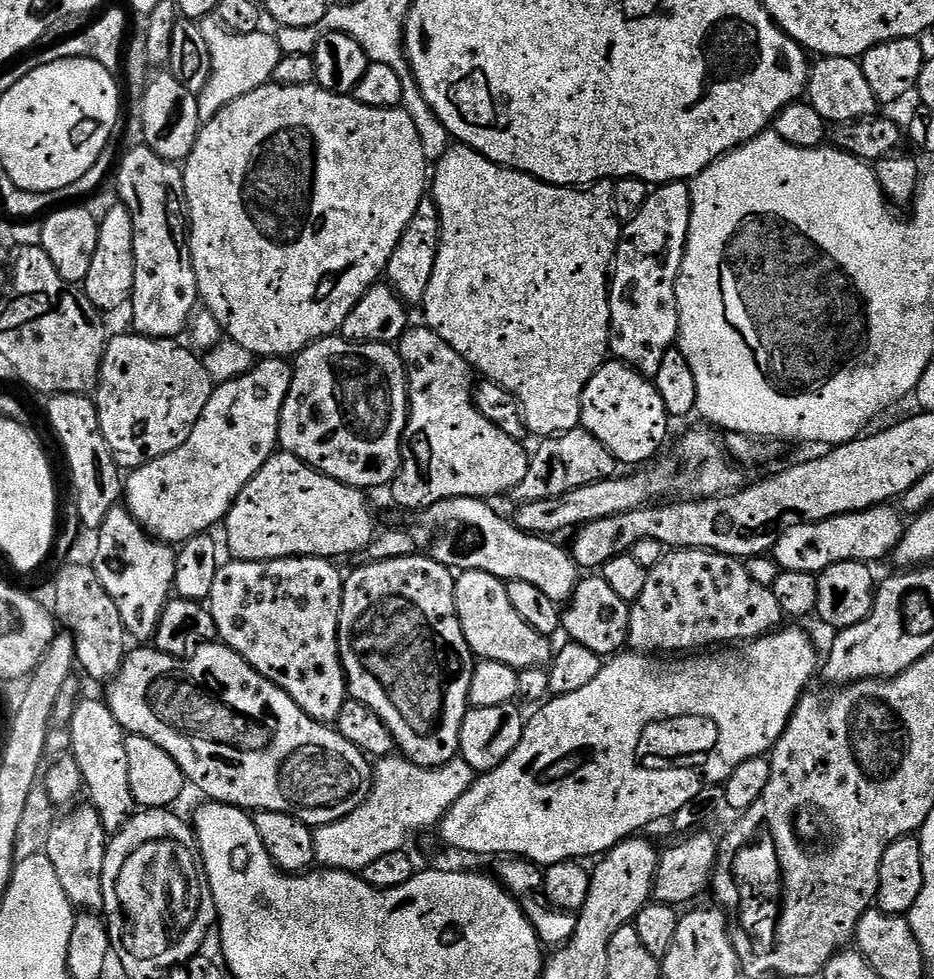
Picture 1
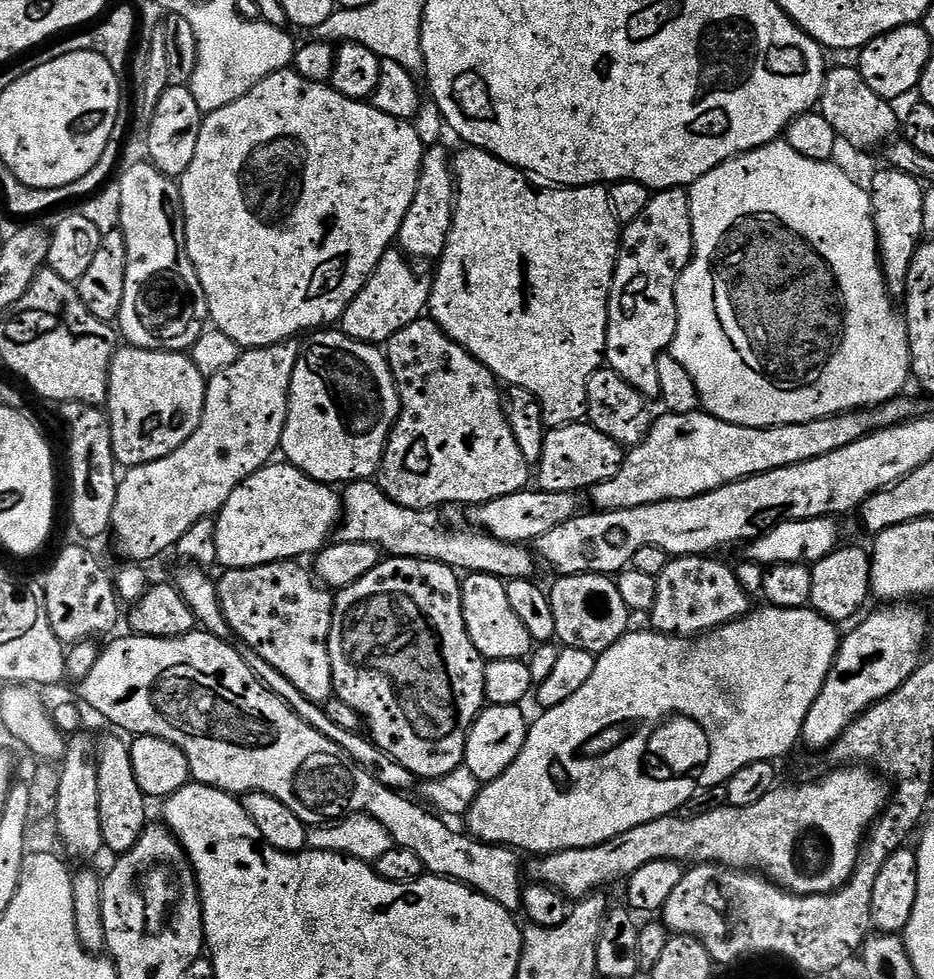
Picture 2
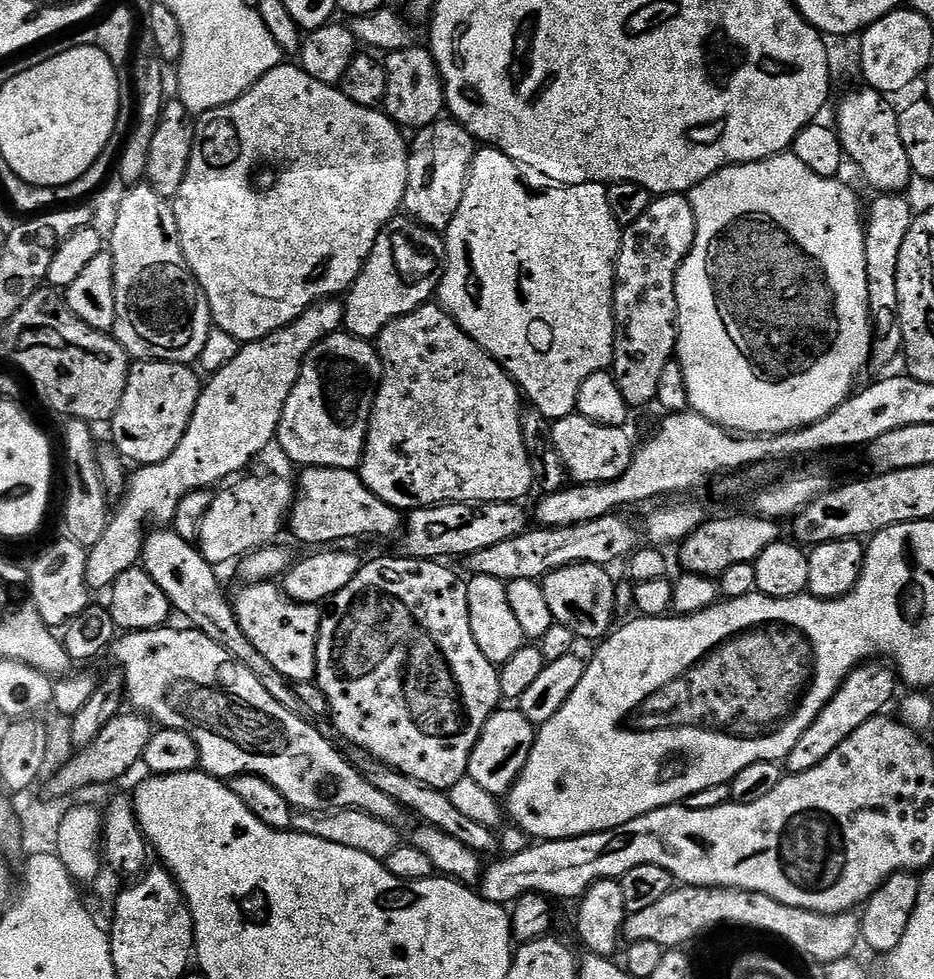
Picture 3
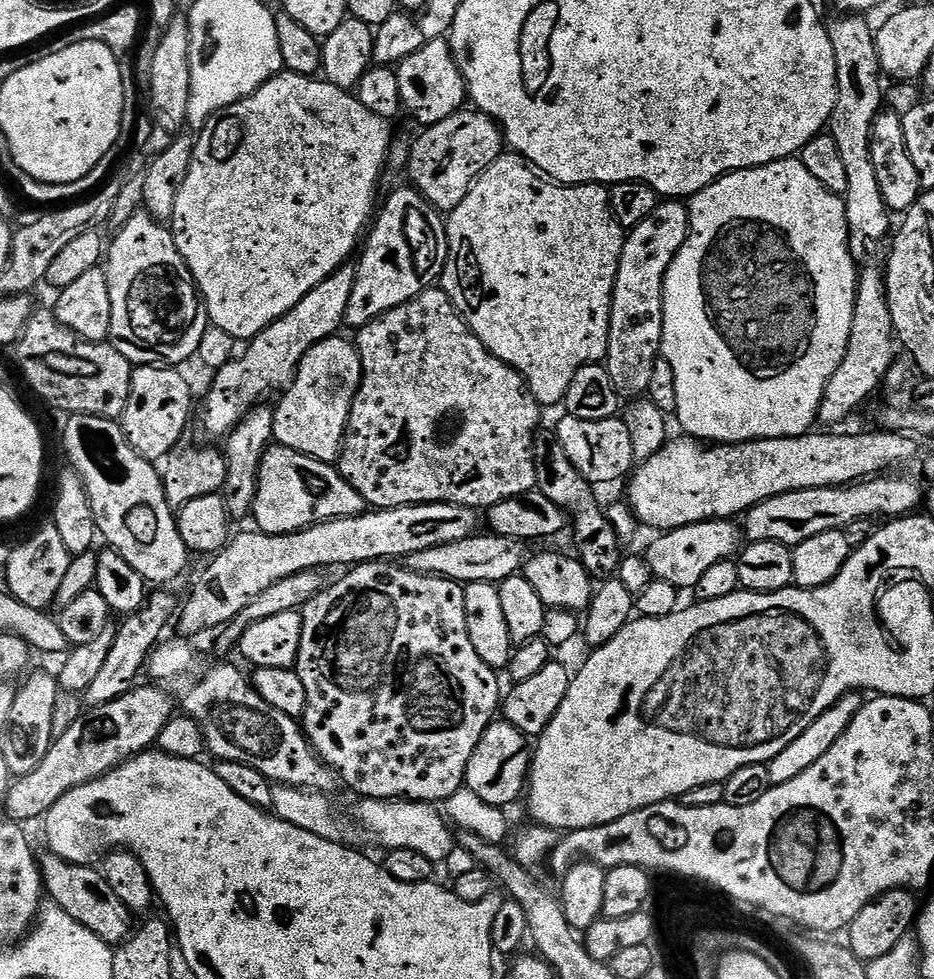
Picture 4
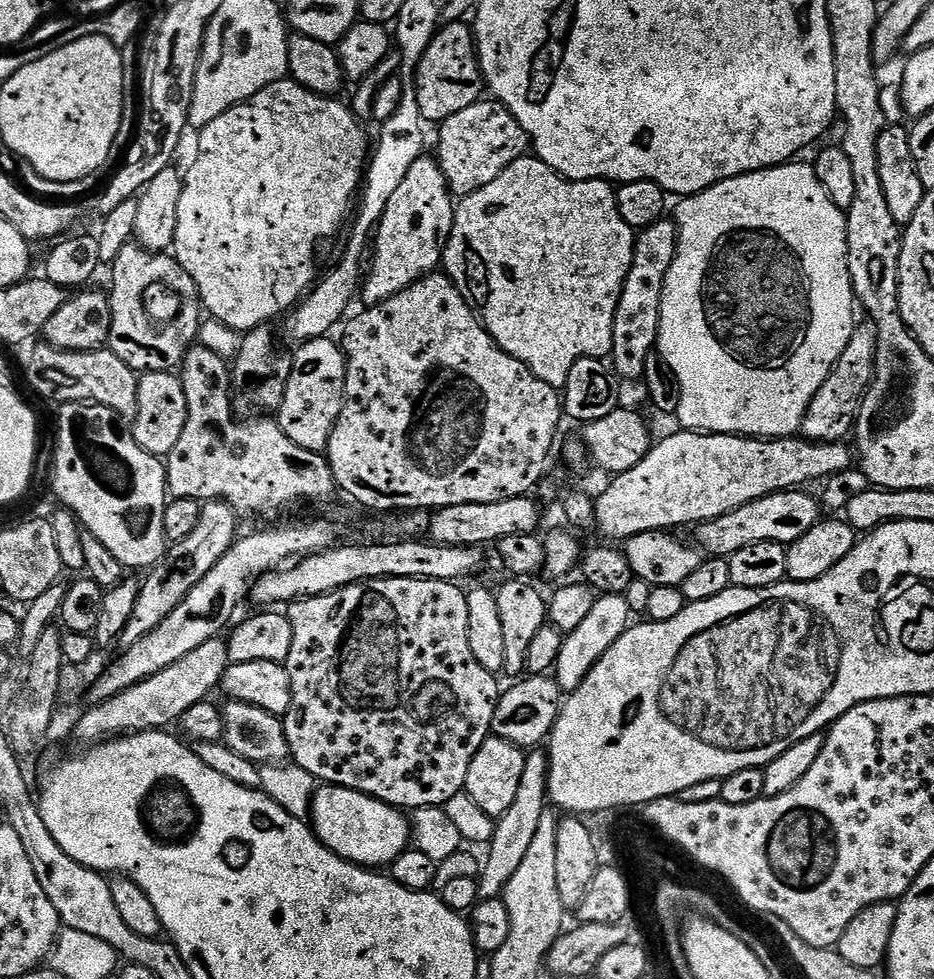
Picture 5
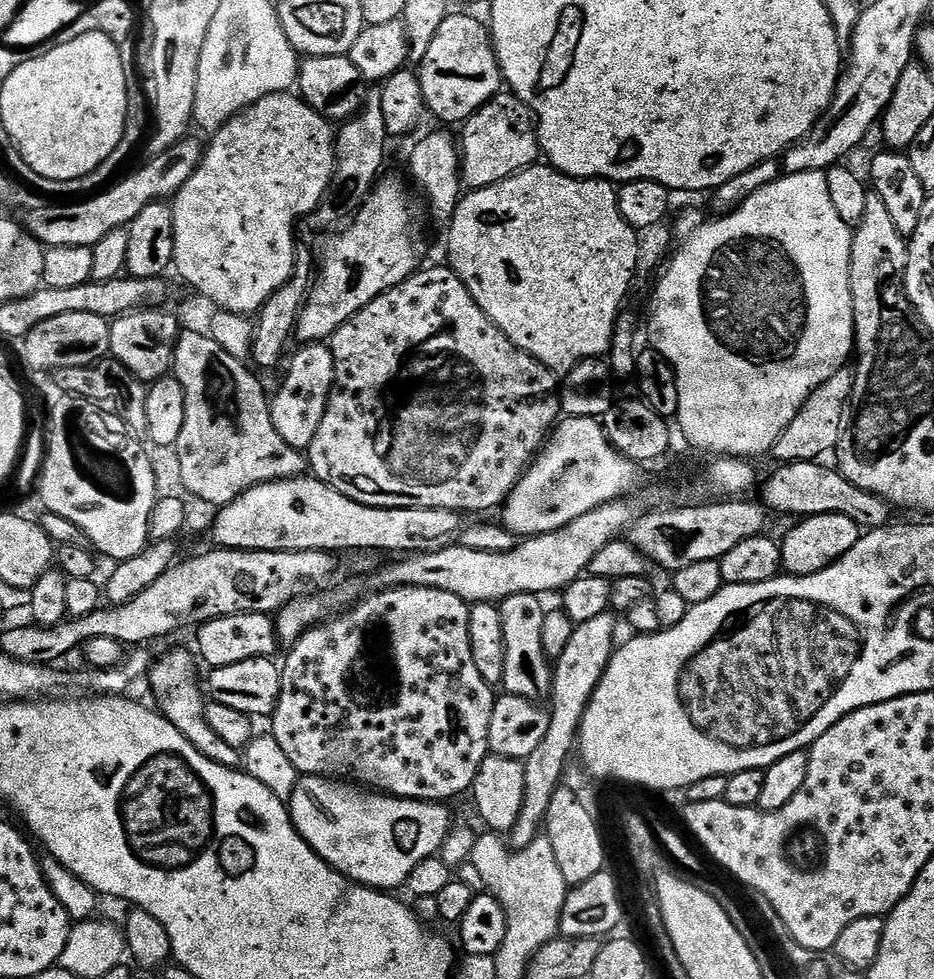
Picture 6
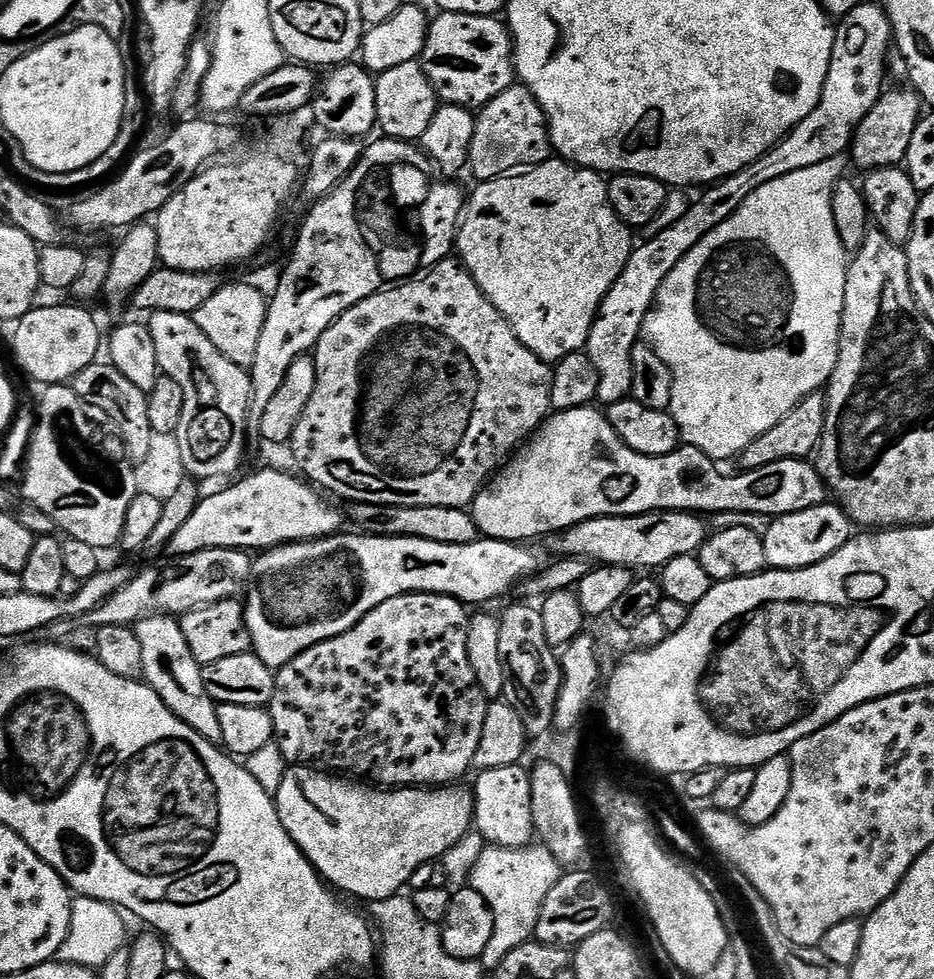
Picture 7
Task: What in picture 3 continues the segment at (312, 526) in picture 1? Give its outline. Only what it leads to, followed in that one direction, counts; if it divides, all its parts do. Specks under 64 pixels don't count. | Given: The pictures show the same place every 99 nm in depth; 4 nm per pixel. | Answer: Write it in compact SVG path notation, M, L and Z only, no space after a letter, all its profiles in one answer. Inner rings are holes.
M252 476L249 480L239 480L232 482L237 484L221 487L213 495L200 522L198 547L206 562L213 566L228 564L231 560L239 562L257 548L277 543L294 503L293 481L291 484L280 476Z

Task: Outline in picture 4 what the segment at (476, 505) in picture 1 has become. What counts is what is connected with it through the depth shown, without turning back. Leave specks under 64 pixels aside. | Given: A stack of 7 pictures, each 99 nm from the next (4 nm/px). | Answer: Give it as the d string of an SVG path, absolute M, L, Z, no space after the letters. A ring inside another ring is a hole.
M272 446L260 463L250 516L256 519L255 527L259 531L277 536L297 532L312 524L330 522L334 518L358 516L365 508L364 499L354 486L350 486L350 482L346 482L339 467L298 454L298 450Z

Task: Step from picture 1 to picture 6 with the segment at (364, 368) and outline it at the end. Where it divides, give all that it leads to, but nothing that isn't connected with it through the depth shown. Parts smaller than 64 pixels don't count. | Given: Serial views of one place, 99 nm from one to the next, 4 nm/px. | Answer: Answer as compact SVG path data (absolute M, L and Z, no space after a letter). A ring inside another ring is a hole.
M308 342L304 349L292 360L288 373L284 376L284 385L271 397L272 421L274 430L282 434L291 448L306 450L313 441L314 434L322 422L322 414L326 412L328 396L332 392L334 376L334 358L332 349L324 342Z

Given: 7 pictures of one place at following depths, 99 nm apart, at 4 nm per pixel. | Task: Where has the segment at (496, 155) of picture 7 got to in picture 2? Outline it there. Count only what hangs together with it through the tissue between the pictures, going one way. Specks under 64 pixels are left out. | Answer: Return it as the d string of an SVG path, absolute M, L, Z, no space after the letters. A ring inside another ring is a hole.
M444 146L429 147L424 153L424 161L420 167L414 202L410 202L410 210L406 210L406 218L402 218L398 237L399 247L417 261L418 259L439 261L452 229L453 207L454 168L450 163L450 152L448 156Z

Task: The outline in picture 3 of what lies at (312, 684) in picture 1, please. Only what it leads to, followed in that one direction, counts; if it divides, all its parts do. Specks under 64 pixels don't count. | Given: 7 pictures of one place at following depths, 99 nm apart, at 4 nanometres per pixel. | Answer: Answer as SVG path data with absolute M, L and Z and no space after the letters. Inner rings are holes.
M265 582L263 584L248 584L244 586L237 596L234 596L234 607L236 610L236 621L242 626L242 634L250 638L254 650L278 670L285 680L293 685L307 684L316 678L316 643L318 642L318 630L320 629L321 609L315 604L299 604L285 594L283 587L276 582Z

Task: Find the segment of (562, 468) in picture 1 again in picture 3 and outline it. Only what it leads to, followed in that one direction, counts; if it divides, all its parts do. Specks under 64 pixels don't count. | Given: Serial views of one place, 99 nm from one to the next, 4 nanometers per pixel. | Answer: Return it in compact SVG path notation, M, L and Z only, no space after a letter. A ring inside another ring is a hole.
M573 414L555 421L552 424L552 444L556 452L561 456L561 461L567 475L578 484L605 484L611 480L617 480L630 466L634 455L634 443L628 437L627 427L606 426L605 424L595 424L592 420L586 419L579 414Z

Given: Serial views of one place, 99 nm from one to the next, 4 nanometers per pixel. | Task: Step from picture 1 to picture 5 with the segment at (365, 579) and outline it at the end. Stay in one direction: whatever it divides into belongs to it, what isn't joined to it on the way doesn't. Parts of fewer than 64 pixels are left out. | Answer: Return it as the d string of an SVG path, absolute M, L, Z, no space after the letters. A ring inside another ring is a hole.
M386 578L351 584L325 596L310 596L306 600L293 600L287 605L286 615L292 627L290 654L286 661L290 678L290 706L283 716L284 733L288 743L289 757L302 770L306 770L318 782L349 788L375 800L386 802L392 808L415 810L444 806L450 798L465 791L466 774L474 754L492 731L494 710L500 701L502 684L497 677L482 666L470 650L470 617L466 606L468 593L459 583L451 580L415 580L414 578Z

